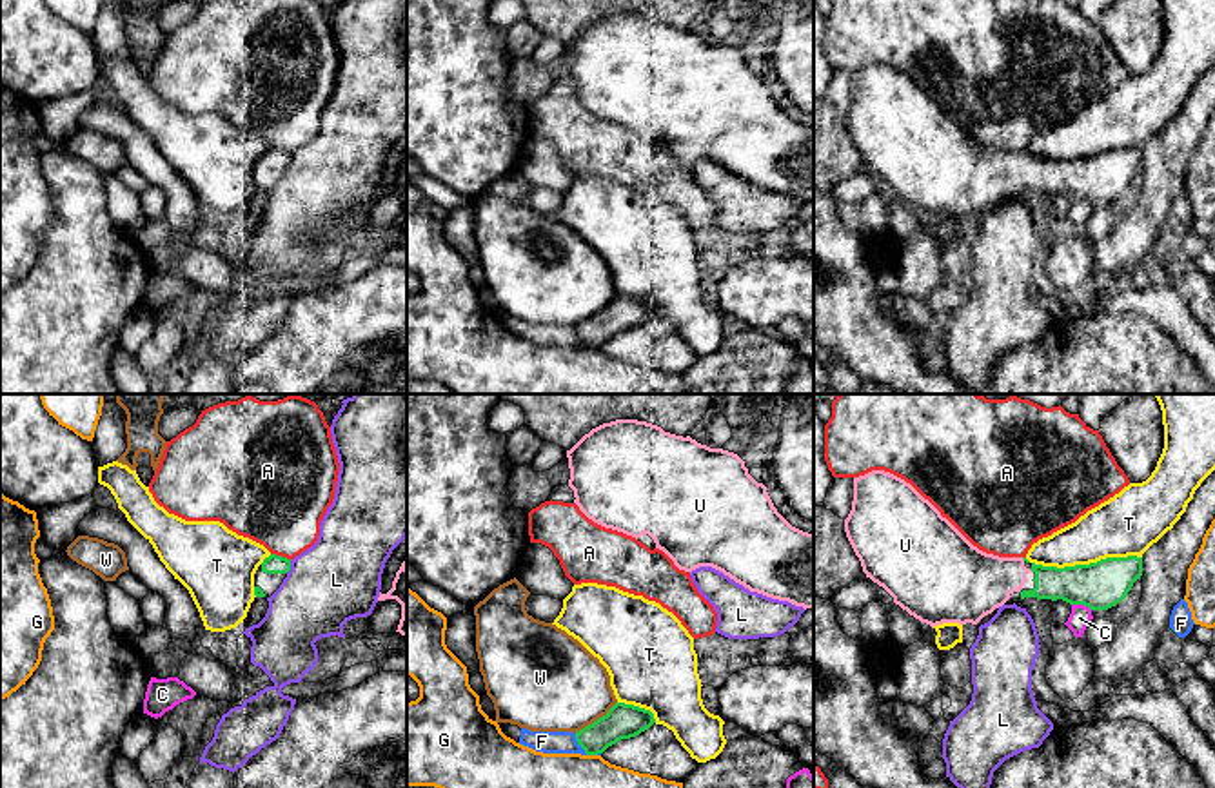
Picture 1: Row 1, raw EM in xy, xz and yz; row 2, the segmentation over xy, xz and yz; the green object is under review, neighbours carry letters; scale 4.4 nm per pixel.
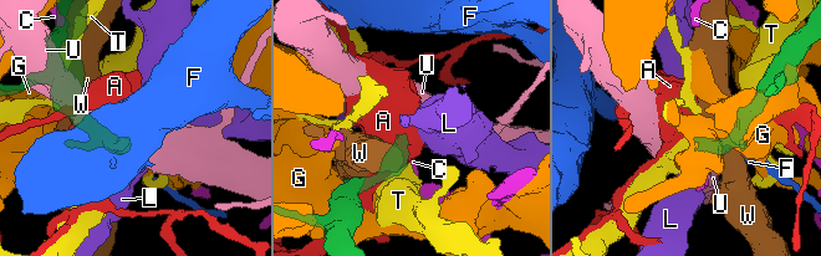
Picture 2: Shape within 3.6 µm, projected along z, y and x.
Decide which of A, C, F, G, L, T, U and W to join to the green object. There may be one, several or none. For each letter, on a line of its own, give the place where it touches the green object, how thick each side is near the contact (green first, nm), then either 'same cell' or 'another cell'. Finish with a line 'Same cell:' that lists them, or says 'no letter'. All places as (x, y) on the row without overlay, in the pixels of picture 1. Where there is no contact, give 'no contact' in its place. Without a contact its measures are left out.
A: xy (280, 149) | 80/420 nm | another cell
C: yz (1081, 196) | 220/90 nm | another cell
F: xz (580, 338) | 160/100 nm | another cell
G: xz (592, 347) | 160/420 nm | another cell
L: xy (289, 160) | 80/380 nm | another cell
T: yz (1083, 158) | 220/260 nm | another cell
U: no contact | same cell
W: xz (598, 313) | 160/420 nm | another cell
Same cell: U

